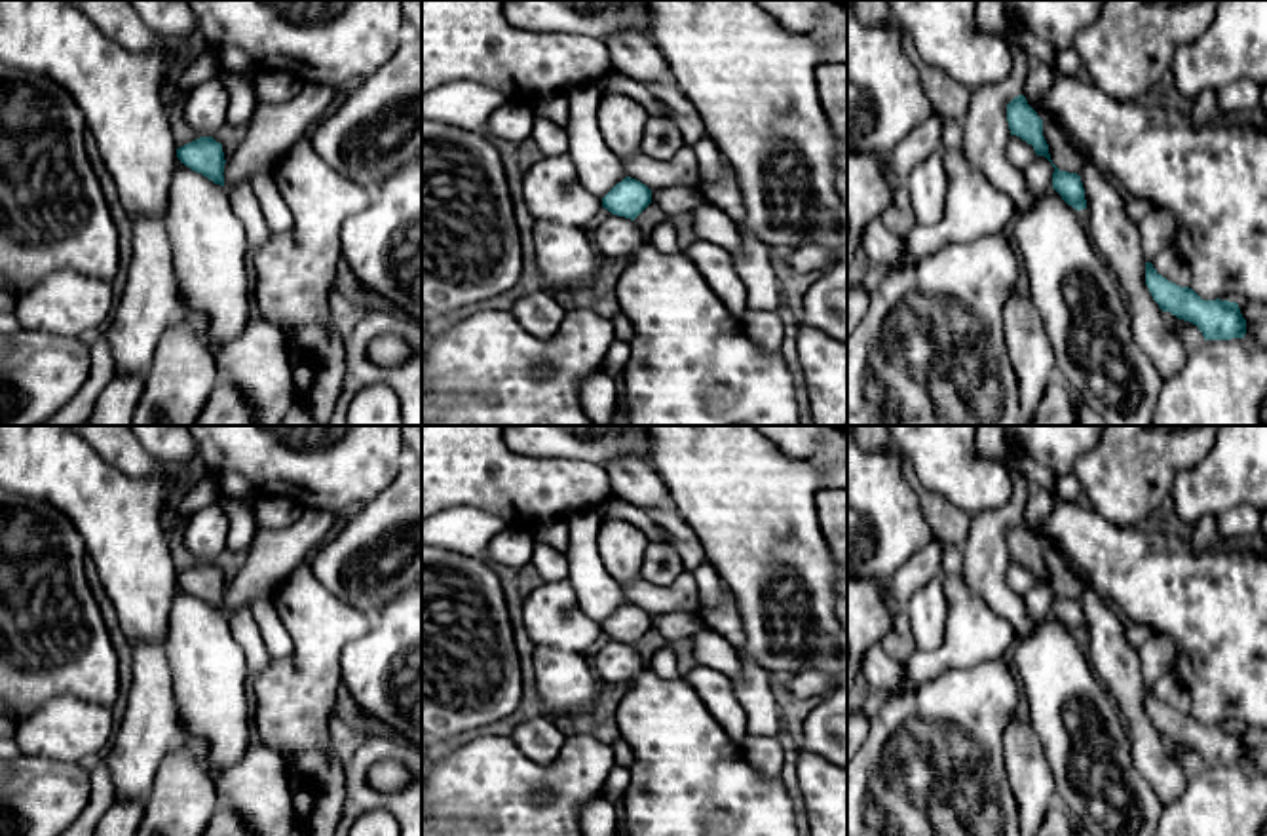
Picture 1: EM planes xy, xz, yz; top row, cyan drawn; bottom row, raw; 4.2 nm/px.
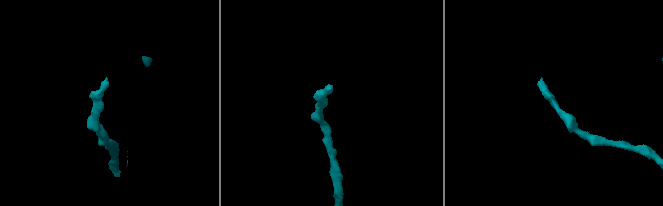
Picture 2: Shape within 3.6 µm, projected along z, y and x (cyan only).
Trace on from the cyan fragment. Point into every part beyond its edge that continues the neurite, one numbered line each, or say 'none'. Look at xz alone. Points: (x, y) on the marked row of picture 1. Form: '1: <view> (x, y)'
none

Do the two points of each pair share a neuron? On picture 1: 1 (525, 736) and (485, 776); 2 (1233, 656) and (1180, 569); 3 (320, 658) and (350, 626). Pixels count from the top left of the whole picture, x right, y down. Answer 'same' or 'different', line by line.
1: different
2: same
3: same

